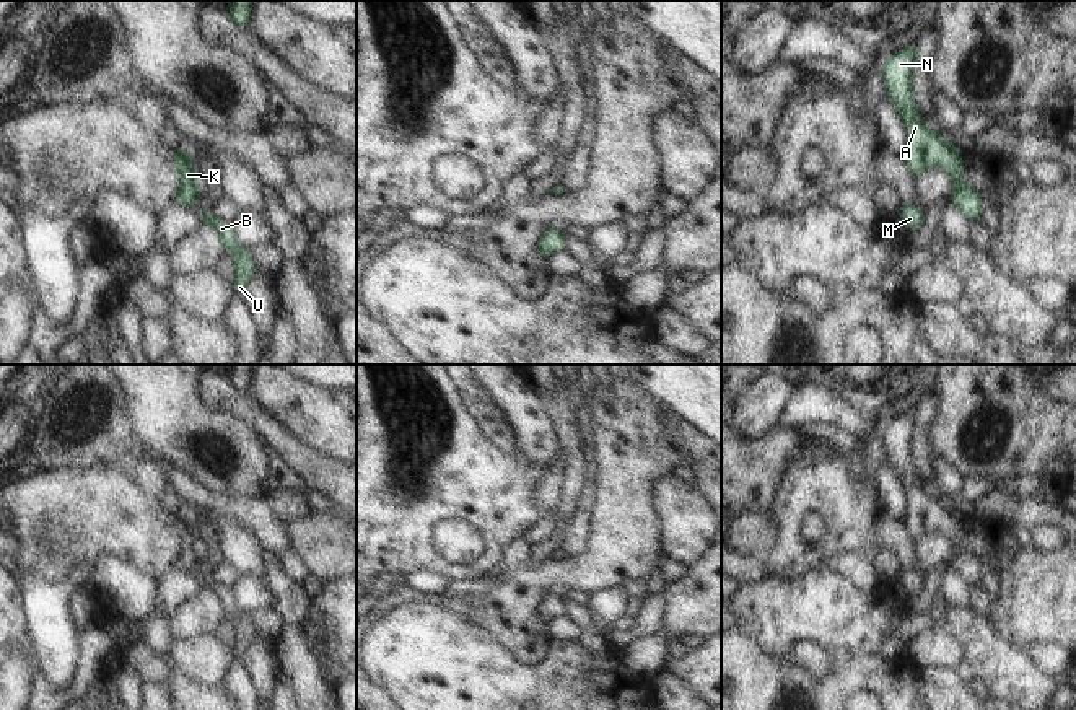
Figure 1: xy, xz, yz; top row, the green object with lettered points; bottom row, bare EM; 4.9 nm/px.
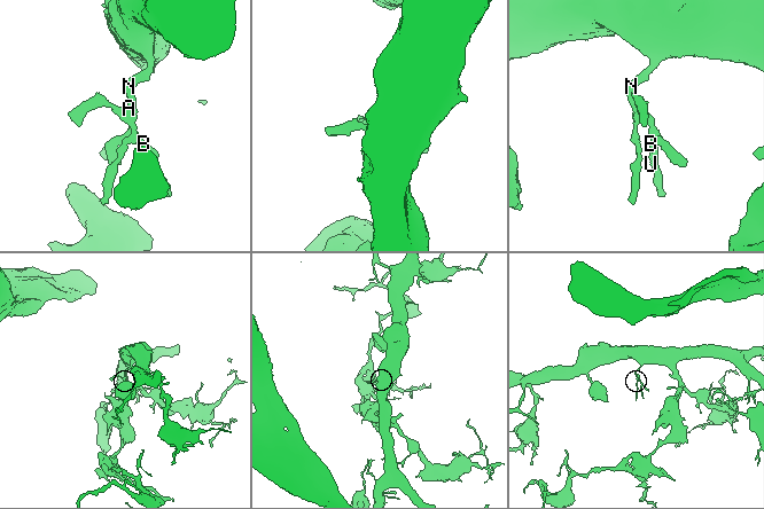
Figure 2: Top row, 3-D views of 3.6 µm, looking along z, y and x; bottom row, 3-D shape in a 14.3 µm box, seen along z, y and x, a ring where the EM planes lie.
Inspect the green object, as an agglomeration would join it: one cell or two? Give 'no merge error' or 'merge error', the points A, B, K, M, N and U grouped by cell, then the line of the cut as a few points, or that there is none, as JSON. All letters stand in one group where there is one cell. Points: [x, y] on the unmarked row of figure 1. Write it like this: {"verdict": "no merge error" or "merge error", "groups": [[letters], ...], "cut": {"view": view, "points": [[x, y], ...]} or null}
{"verdict": "no merge error", "groups": [["A", "B", "K", "M", "N", "U"]], "cut": null}

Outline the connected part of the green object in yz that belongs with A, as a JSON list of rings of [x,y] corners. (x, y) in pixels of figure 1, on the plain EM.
[[[918,407],[900,414],[887,427],[882,427],[886,456],[895,476],[902,480],[908,497],[905,516],[902,518],[908,536],[916,544],[923,536],[941,531],[954,547],[951,565],[972,588],[980,585],[980,555],[967,550],[960,536],[964,532],[962,518],[956,515],[946,500],[933,498],[921,485],[921,479],[913,464],[912,445],[918,427]]]

